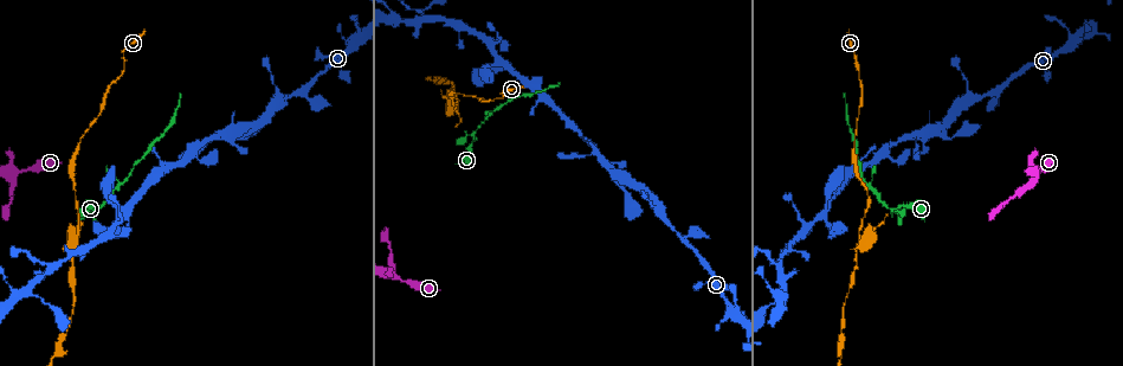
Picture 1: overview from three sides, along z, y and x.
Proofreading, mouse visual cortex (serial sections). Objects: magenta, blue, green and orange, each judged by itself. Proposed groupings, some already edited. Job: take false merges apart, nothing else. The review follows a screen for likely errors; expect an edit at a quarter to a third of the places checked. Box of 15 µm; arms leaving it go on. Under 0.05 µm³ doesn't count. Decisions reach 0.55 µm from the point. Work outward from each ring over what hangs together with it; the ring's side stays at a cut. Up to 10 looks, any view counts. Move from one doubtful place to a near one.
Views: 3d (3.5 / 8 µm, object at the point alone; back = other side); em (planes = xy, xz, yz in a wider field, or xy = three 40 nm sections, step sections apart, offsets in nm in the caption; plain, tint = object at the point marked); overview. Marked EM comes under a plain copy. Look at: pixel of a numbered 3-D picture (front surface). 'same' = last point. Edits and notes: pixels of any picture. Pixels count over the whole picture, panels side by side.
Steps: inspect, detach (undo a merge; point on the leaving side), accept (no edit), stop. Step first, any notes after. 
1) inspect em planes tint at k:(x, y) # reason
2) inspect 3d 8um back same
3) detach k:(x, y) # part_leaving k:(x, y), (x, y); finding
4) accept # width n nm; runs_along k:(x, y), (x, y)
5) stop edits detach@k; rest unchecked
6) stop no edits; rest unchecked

inspect 3d 8um at 1:(129, 208) # four-way junction

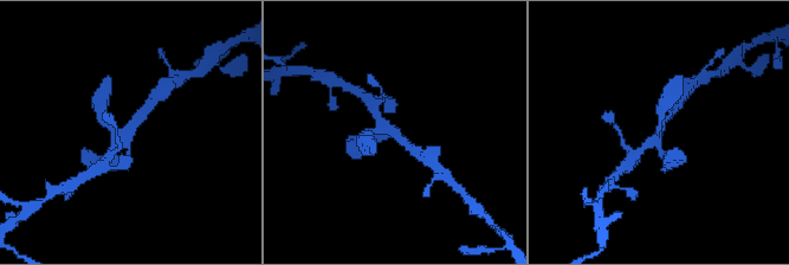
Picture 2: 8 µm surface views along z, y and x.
inspect em xy step 5 tint at 2:(394, 129) # arms 4; arm_widths 150, 150, 200, 250 nm; shape alone is not enough

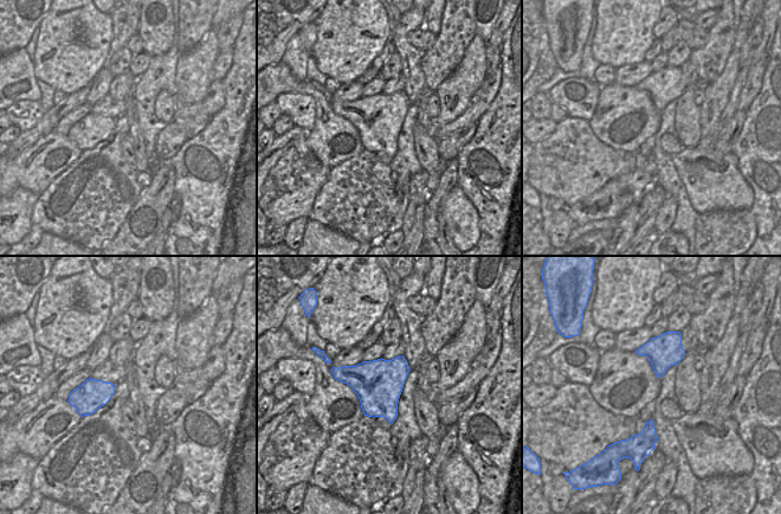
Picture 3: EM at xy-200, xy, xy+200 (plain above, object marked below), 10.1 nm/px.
accept # width 480 nm; runs_along 2:(147, 109), (109, 153); one cell here

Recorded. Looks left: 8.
inspect 3d 3.5um at 1:(473, 134) # calibre changes

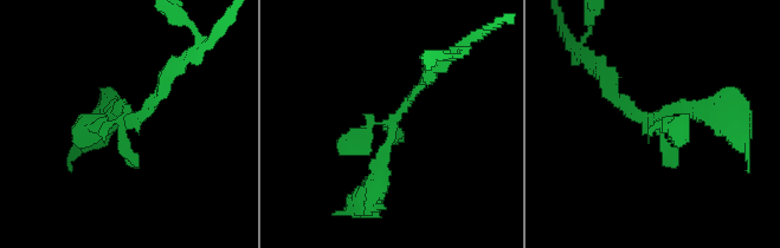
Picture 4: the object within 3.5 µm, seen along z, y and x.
accept # runs_along 4:(373, 193), (391, 123), (427, 78); all the same cell

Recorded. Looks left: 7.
inspect 3d 3.5um at 1:(432, 19) # branch point

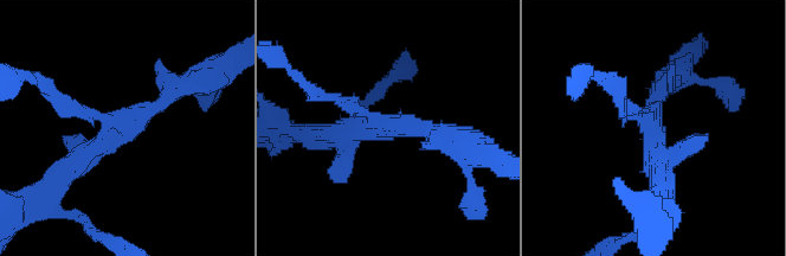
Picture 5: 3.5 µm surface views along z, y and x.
inspect em xy step 5 tint at 5:(651, 129) # arms 3; arm_widths 150, 250, 300 nm

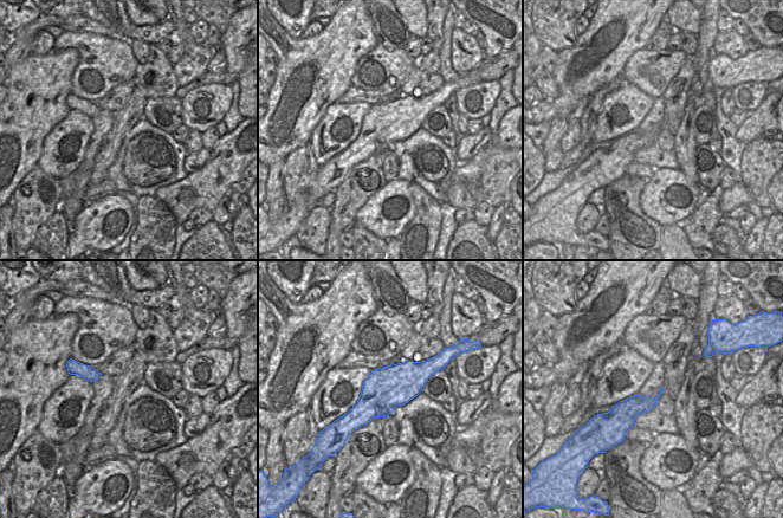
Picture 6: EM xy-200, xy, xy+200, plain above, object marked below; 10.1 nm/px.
accept # width 440 nm; runs_along 5:(181, 88), (58, 183); one cell here

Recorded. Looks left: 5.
inspect 3d 3.5um back at 1:(12, 174) # abrupt turn

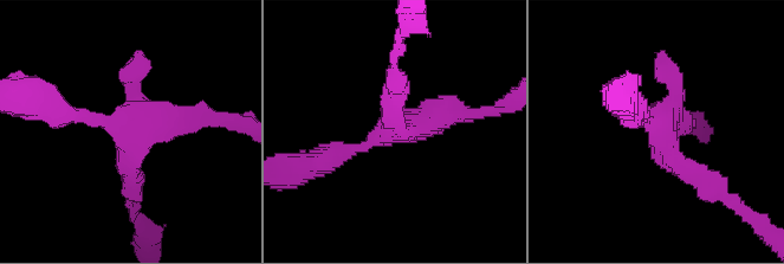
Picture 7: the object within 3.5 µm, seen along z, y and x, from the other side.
inspect em xy step 3 tint at 7:(660, 129) # need the tissue

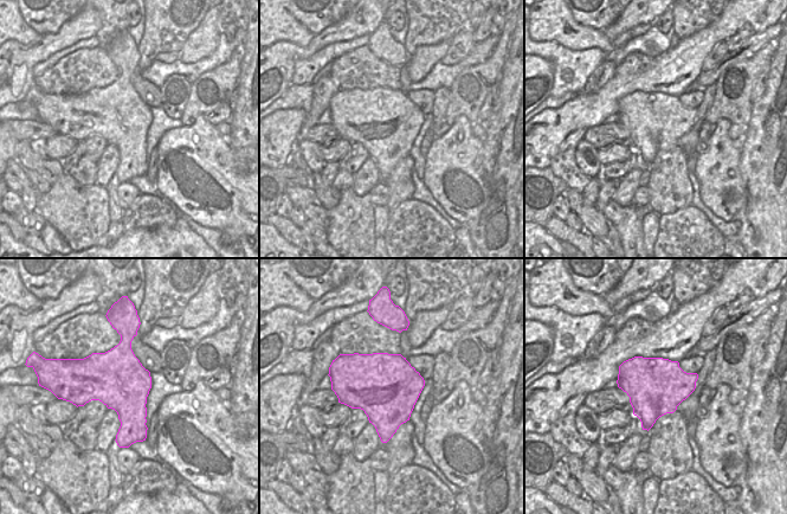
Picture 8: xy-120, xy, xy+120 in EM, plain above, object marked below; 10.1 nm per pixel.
accept # runs_along 7:(324, 160), (393, 130), (397, 82); one cell here

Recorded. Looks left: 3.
stop no edits; rest unchecked

